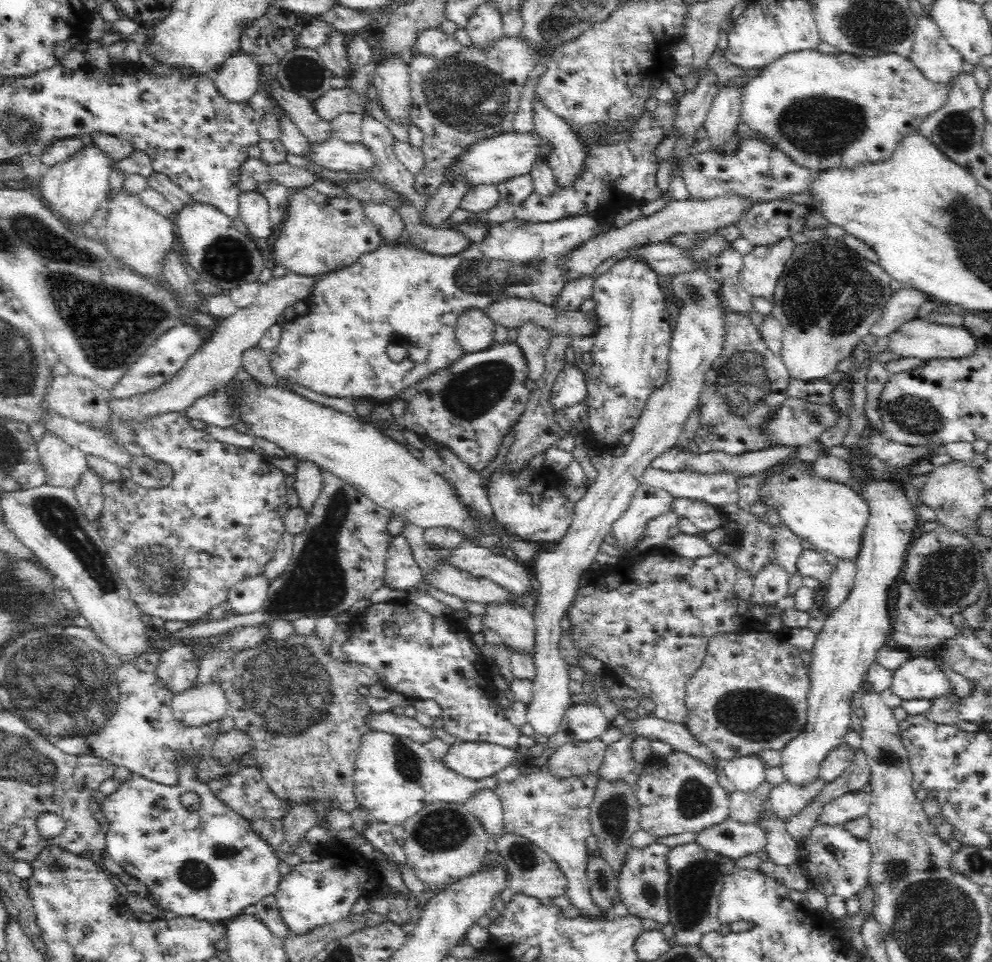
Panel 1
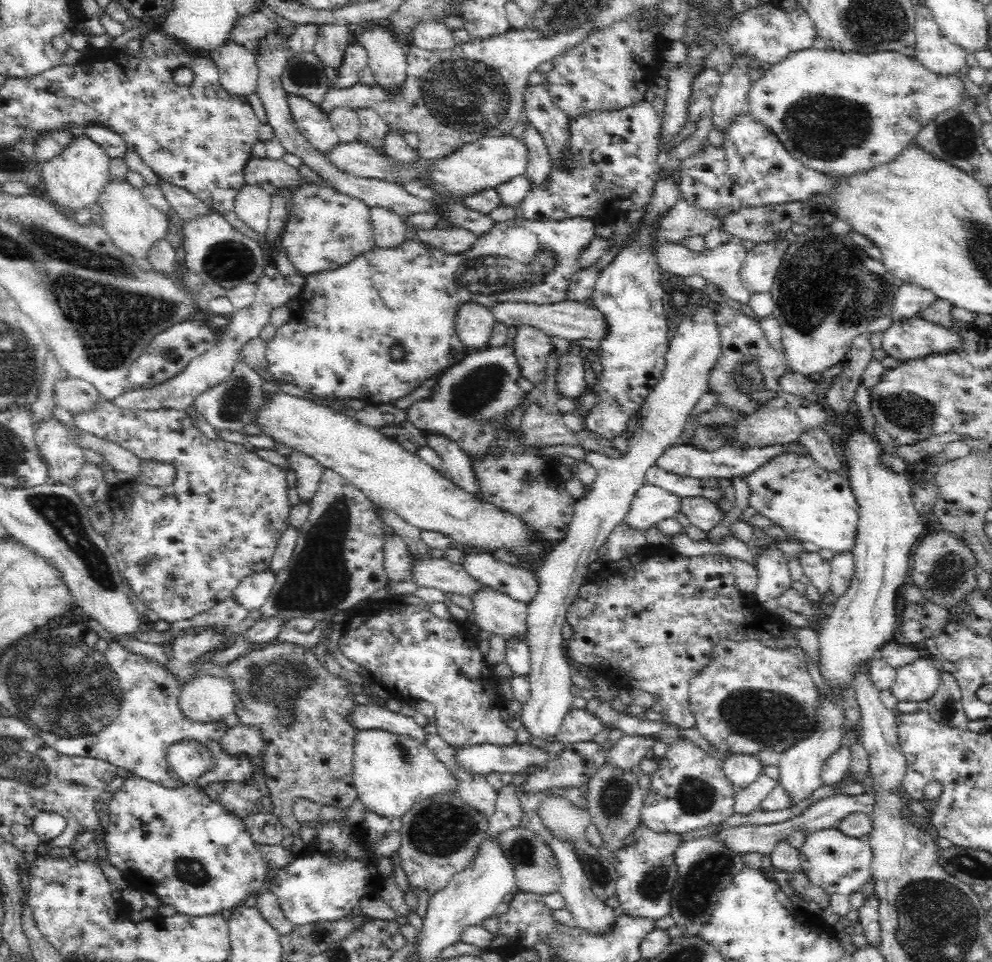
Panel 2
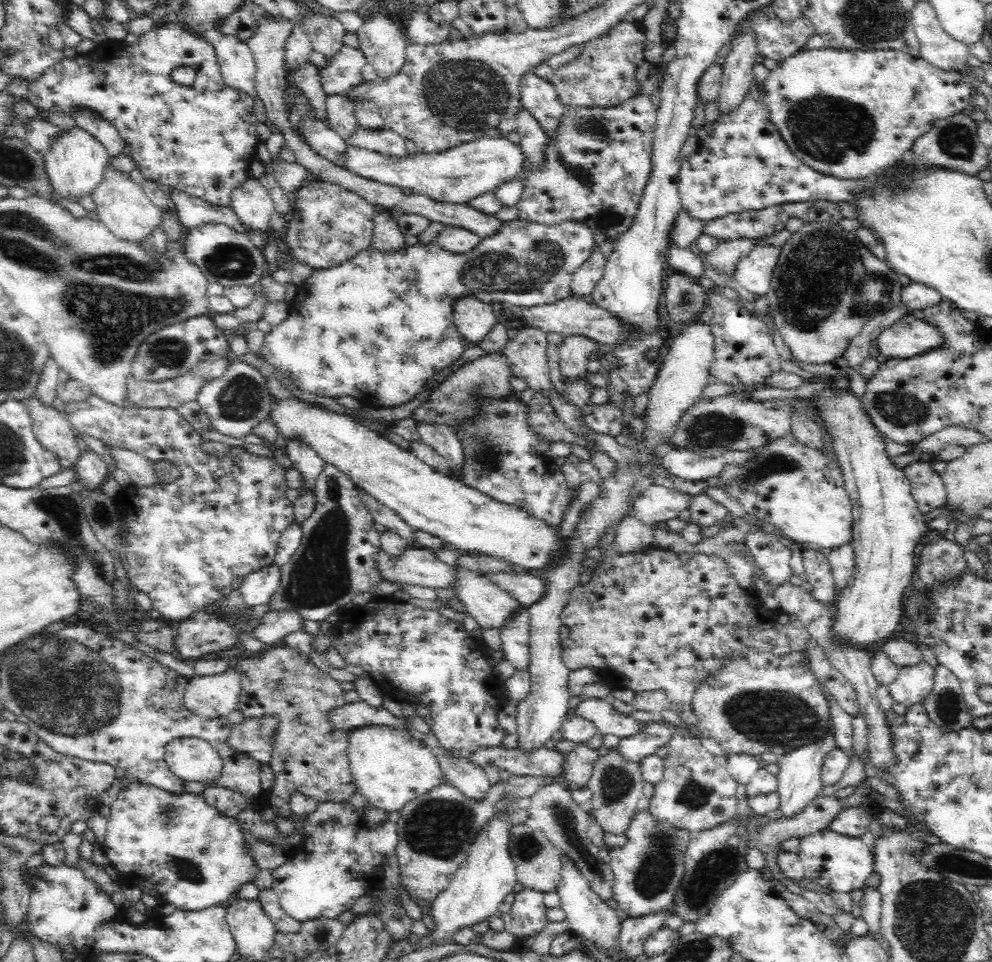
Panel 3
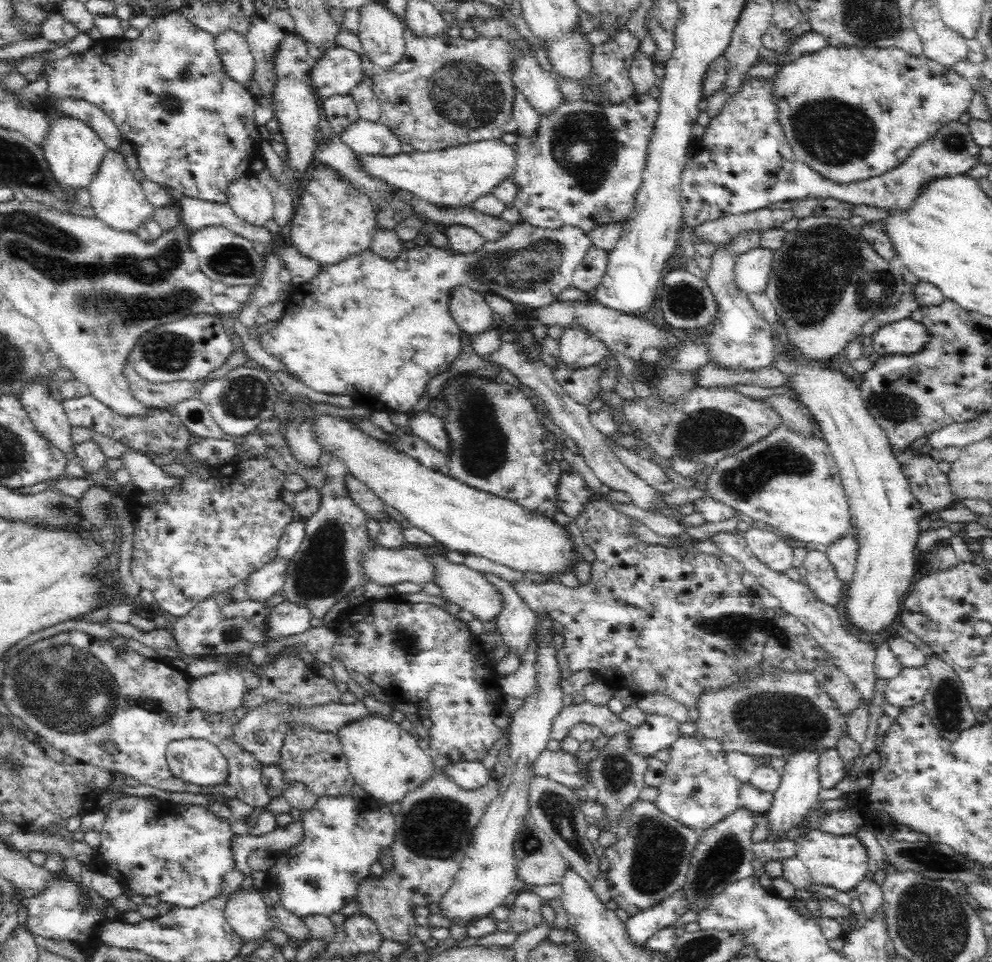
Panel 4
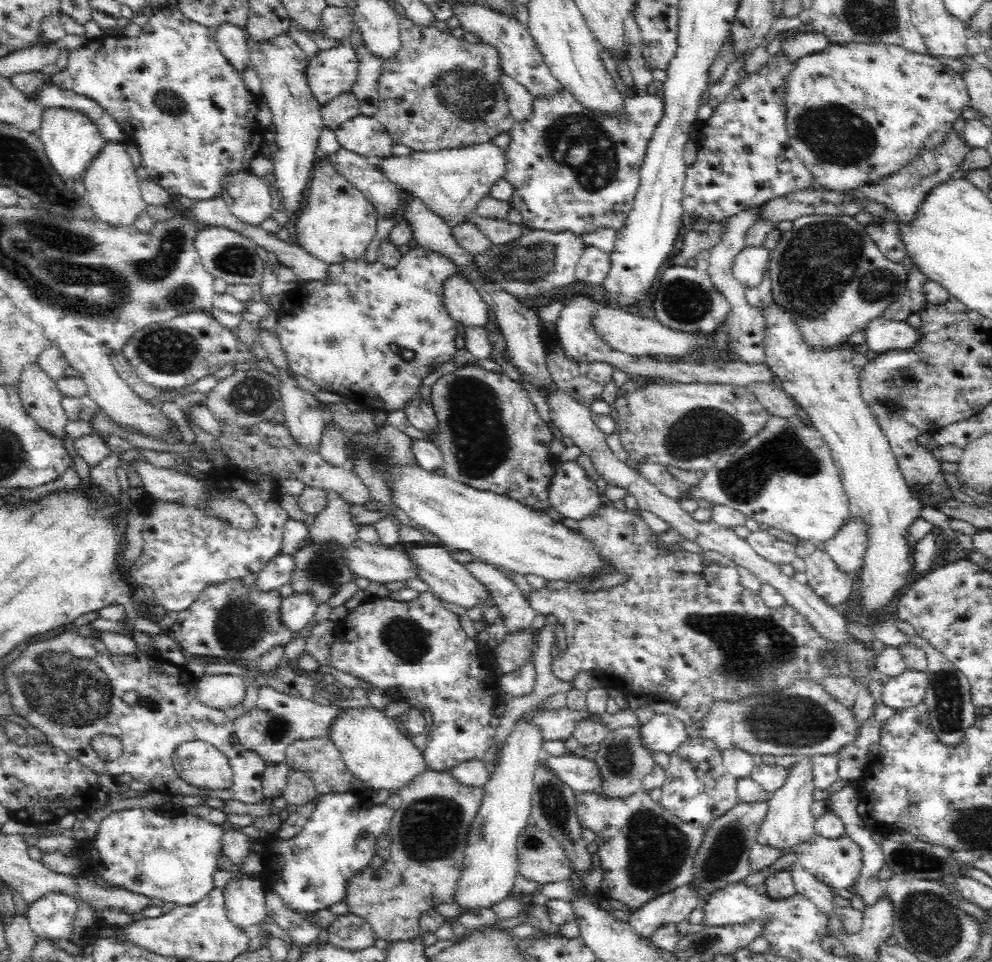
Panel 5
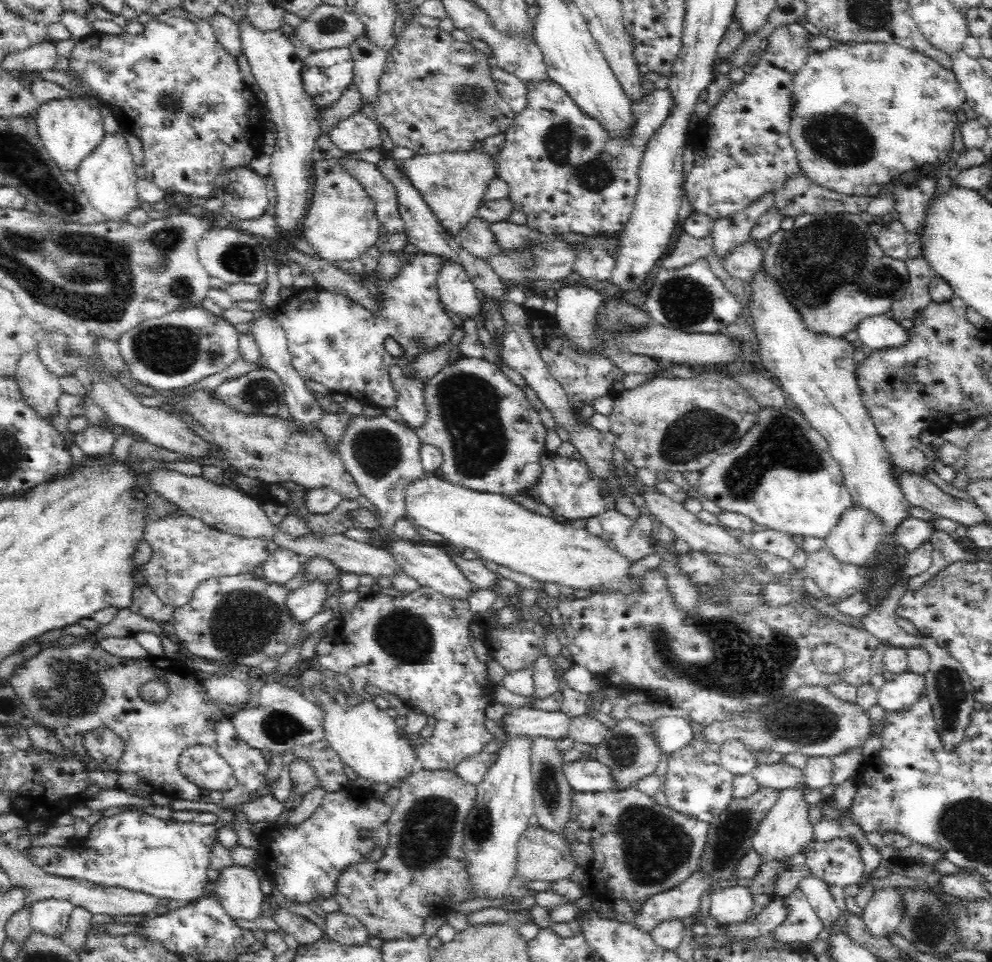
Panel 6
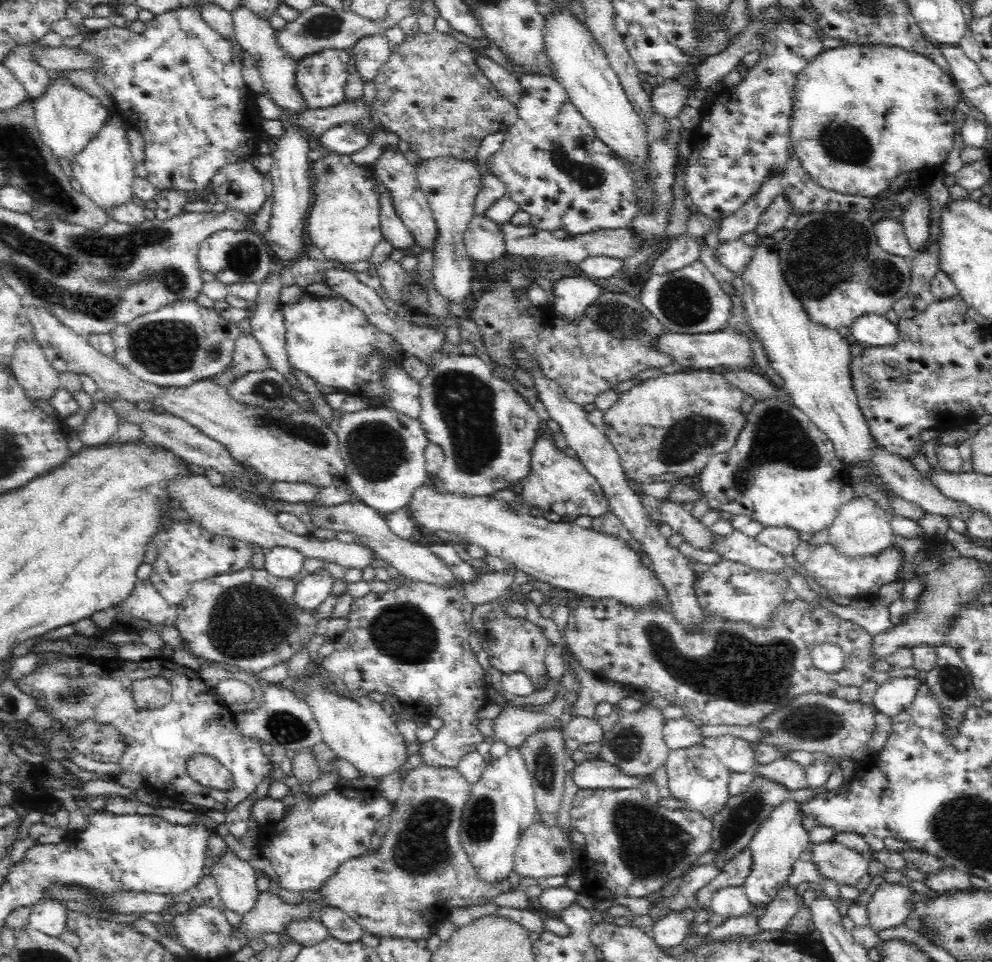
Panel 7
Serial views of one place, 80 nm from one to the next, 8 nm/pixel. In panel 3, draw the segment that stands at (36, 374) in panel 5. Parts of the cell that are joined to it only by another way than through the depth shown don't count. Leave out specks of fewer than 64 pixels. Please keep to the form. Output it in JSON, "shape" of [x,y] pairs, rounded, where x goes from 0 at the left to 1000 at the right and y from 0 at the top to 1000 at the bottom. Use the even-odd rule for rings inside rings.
{"shape":[[[32,414],[25,418],[33,436],[33,451],[46,468],[56,475],[60,490],[75,488],[82,478],[85,468],[77,460],[77,450],[73,447],[67,431],[54,423],[44,423]]]}

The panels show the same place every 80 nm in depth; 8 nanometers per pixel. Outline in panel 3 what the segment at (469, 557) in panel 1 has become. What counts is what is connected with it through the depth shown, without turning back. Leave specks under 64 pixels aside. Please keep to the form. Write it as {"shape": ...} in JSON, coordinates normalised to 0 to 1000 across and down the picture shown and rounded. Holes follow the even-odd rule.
{"shape":[[[521,589],[520,595],[481,595],[481,597],[517,620],[530,632],[536,630],[547,619],[549,610],[547,602]]]}

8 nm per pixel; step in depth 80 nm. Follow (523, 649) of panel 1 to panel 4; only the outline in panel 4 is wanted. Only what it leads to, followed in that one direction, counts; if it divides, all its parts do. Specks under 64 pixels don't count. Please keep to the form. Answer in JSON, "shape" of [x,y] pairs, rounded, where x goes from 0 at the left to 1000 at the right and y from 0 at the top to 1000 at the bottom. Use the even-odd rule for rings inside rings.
{"shape":[[[431,570],[429,575],[433,575],[438,585],[442,587],[440,590],[440,608],[446,613],[444,619],[447,622],[462,628],[466,634],[478,638],[478,642],[484,647],[498,647],[502,642],[502,638],[506,636],[506,632],[509,630],[509,622],[506,621],[502,610],[488,600],[488,596],[474,591],[468,586],[454,584],[450,579],[451,573],[448,570]]]}

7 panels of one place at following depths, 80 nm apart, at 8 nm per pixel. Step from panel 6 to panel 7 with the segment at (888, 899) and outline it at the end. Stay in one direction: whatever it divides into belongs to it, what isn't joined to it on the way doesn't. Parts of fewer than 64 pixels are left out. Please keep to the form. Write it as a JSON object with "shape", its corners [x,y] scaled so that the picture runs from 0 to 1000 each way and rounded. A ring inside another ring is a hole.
{"shape":[[[888,919],[873,942],[878,967],[887,969],[913,959],[920,946],[921,929],[917,921]]]}

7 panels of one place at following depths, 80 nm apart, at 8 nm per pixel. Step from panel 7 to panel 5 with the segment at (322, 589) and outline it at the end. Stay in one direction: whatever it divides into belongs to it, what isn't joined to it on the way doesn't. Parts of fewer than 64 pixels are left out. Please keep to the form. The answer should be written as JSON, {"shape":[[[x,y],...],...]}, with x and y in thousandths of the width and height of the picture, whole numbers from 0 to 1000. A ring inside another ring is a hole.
{"shape":[[[294,617],[283,624],[280,631],[281,649],[294,658],[302,657],[317,644],[319,634],[320,630],[311,620]]]}

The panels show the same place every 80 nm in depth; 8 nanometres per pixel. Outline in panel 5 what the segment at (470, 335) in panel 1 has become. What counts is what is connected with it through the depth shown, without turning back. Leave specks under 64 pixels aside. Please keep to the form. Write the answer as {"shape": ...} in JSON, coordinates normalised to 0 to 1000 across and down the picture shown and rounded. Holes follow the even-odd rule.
{"shape":[[[456,287],[448,295],[448,316],[459,335],[468,341],[487,341],[492,337],[493,318],[474,292]]]}

